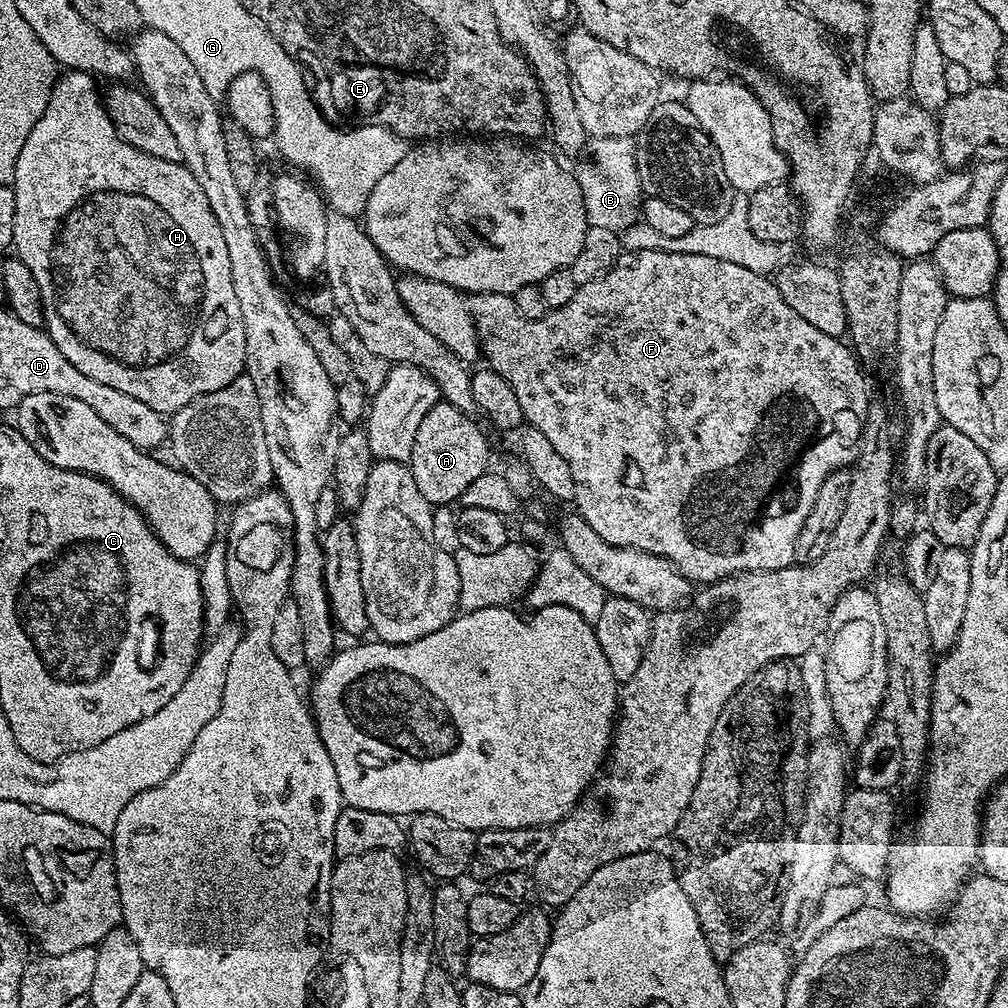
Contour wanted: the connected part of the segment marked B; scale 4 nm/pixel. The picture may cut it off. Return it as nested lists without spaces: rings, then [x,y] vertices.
[[[633,137],[589,139],[586,156],[592,161],[575,173],[582,190],[582,202],[589,225],[623,233],[624,229],[639,221],[642,216],[642,193],[638,166],[636,165],[636,141]]]

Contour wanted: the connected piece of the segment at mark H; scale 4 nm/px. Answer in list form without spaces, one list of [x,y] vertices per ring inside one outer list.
[[[73,70],[65,71],[53,83],[46,110],[27,135],[13,172],[11,187],[16,195],[16,205],[12,248],[18,259],[30,266],[30,274],[34,274],[34,282],[38,282],[44,307],[44,328],[54,346],[66,354],[66,359],[74,362],[74,366],[89,378],[95,378],[113,390],[122,390],[122,394],[131,394],[138,402],[154,406],[154,410],[171,414],[202,394],[222,390],[222,386],[234,382],[234,378],[244,372],[246,330],[242,326],[242,309],[234,294],[234,282],[230,280],[230,253],[222,238],[222,226],[218,226],[218,218],[214,218],[214,210],[210,210],[210,202],[206,202],[206,194],[202,194],[202,186],[198,186],[194,174],[190,174],[183,163],[175,164],[142,154],[142,150],[122,139],[104,109],[101,93],[96,93],[96,83],[97,77],[91,72]]]

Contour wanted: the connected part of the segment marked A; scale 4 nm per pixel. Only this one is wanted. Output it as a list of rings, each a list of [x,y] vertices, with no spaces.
[[[441,402],[435,404],[418,425],[410,467],[418,490],[422,490],[422,498],[433,506],[448,506],[459,501],[462,490],[466,490],[478,474],[489,471],[488,440],[472,418],[453,404]]]

